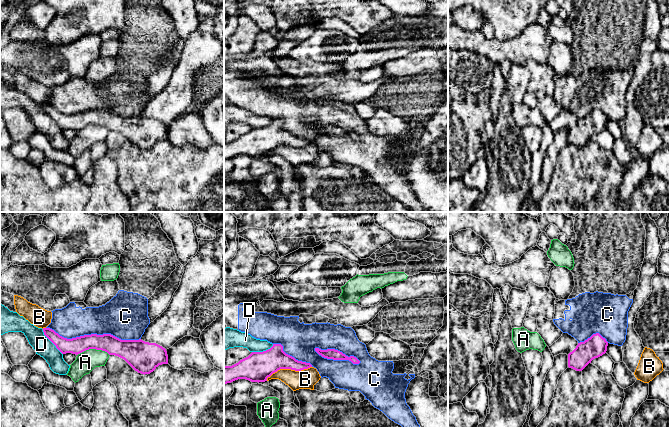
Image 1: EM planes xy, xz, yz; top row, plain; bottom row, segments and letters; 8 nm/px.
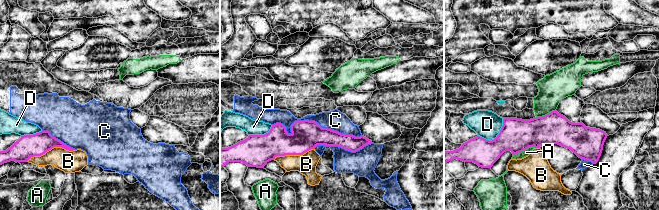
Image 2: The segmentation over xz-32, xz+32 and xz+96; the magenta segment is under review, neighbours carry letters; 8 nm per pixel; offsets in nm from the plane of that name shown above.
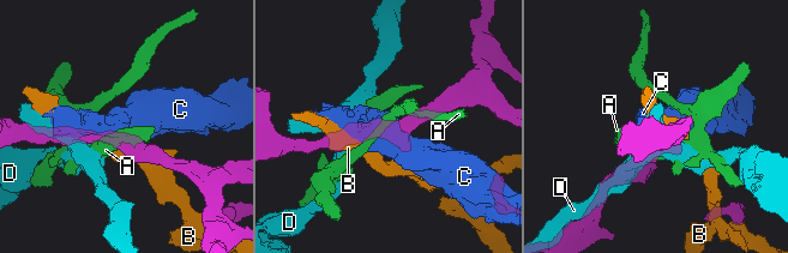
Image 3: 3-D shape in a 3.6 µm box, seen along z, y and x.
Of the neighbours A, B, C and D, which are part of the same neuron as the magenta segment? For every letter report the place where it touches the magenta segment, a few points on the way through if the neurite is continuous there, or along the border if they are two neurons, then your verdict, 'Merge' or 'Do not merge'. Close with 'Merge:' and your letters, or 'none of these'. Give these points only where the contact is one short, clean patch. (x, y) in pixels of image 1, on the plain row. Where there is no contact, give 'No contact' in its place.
A: Touches magenta at xy (93, 124). Do not merge
B: Touches magenta at xz (288, 144). Do not merge
C: Touches magenta at xy (93, 110). Do not merge
D: Touches magenta at xy (51, 117). Boundary: xy (42, 105), (45, 112), (62, 130). Do not merge
Merge: none of these

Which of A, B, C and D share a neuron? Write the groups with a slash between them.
A / B / C / D

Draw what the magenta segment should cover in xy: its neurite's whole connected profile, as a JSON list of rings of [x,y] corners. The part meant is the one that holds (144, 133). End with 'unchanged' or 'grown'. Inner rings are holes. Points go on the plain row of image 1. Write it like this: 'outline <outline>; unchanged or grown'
outline [[[43,104],[44,111],[62,129],[80,130],[89,125],[102,126],[124,135],[135,147],[150,150],[159,141],[168,140],[165,124],[139,116],[121,116],[111,110],[91,110],[72,115],[60,112],[50,104]]]; unchanged

